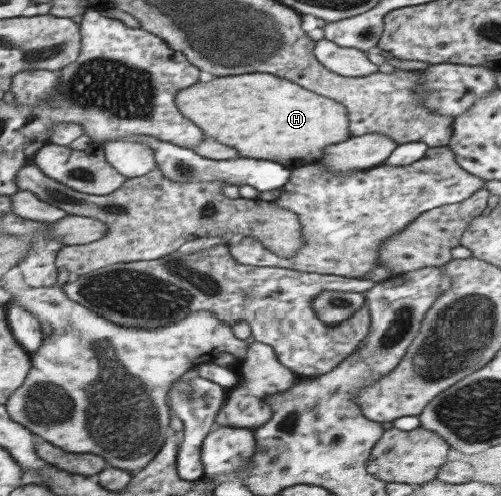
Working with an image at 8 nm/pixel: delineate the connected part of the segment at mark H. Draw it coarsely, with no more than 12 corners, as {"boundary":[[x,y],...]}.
{"boundary":[[265,72],[179,91],[239,157],[287,168],[347,139],[347,108]]}

